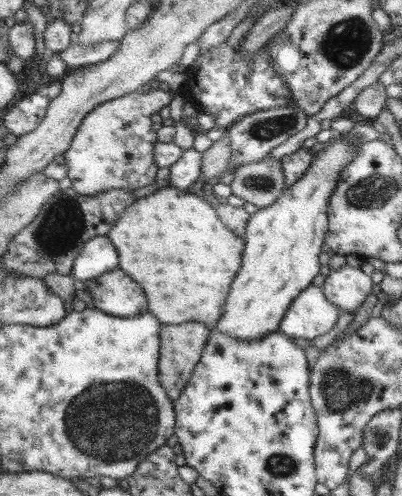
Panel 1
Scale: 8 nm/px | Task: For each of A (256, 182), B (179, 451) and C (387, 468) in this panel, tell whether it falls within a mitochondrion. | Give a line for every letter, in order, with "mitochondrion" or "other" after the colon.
A: mitochondrion
B: other
C: other

